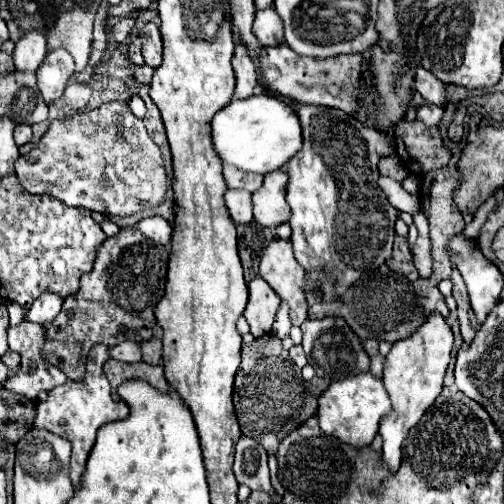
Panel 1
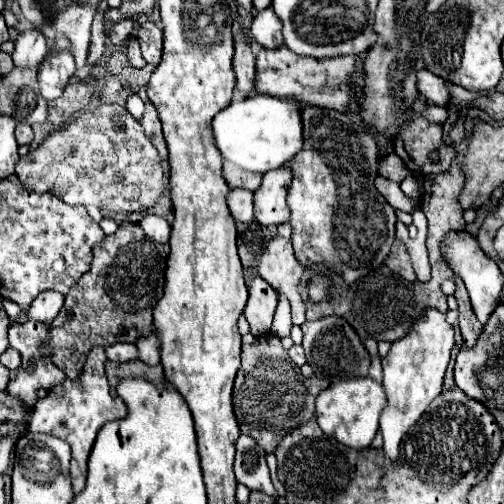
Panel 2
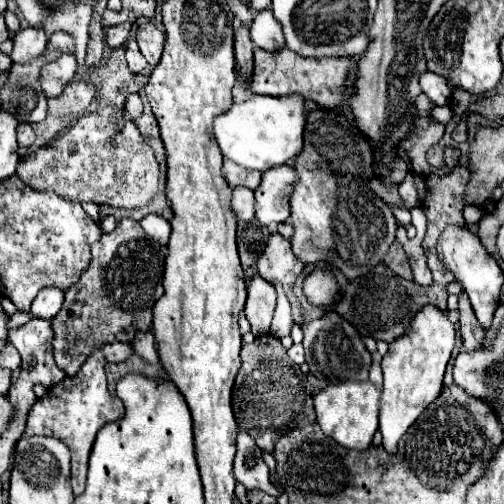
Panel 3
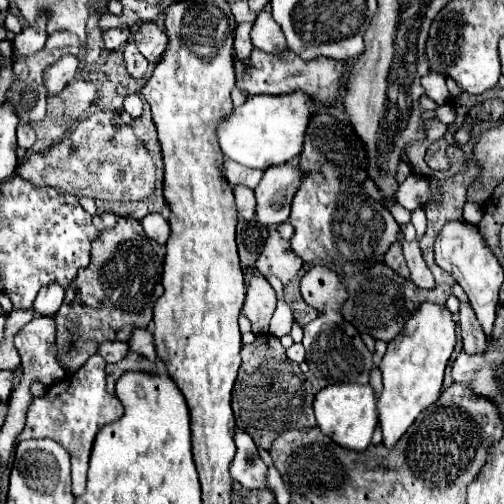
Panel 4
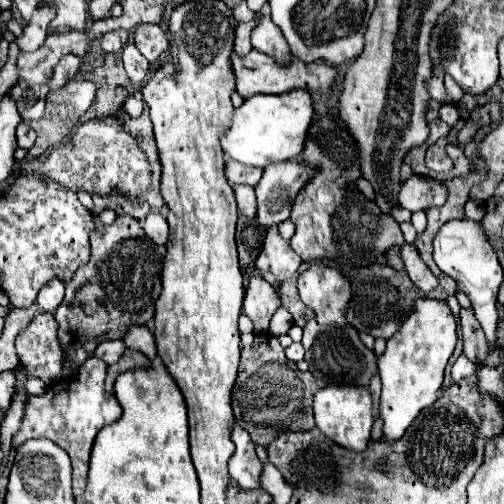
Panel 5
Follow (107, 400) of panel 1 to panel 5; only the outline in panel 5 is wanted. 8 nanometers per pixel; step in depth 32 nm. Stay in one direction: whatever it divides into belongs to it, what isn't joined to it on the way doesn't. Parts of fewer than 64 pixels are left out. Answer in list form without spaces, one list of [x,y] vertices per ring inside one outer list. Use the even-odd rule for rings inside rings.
[[[90,356],[76,376],[60,378],[46,386],[44,394],[28,396],[22,416],[20,430],[12,436],[12,448],[20,448],[30,438],[48,438],[64,448],[72,460],[72,490],[74,496],[80,496],[88,482],[88,462],[94,444],[94,436],[100,428],[116,422],[122,416],[122,408],[114,394],[104,390],[106,364],[100,358]]]

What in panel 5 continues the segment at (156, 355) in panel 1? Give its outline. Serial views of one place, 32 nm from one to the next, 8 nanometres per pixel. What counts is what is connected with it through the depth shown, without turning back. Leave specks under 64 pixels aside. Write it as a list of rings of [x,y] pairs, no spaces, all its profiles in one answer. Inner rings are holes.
[[[130,326],[126,336],[122,338],[126,348],[138,350],[146,354],[150,360],[156,358],[156,344],[154,344],[154,334],[148,330],[148,326]]]

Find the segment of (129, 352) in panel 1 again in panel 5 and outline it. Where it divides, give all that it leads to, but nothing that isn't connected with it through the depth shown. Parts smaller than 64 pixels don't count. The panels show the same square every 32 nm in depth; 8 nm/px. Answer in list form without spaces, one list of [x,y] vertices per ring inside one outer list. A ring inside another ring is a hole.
[[[112,340],[112,342],[102,342],[98,344],[94,356],[100,356],[106,364],[116,364],[118,358],[124,352],[124,342],[122,340]]]

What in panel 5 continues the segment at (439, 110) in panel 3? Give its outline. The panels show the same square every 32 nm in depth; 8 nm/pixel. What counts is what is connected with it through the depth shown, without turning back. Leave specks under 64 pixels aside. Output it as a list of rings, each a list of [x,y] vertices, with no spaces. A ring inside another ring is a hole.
[[[442,106],[440,108],[440,118],[444,122],[448,122],[450,126],[454,126],[458,122],[458,118],[460,118],[460,112],[456,110],[456,106]]]

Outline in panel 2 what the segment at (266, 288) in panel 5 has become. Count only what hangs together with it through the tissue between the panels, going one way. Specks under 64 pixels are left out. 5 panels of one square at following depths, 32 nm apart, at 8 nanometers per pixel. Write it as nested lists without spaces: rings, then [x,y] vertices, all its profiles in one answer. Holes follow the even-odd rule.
[[[256,276],[248,286],[248,304],[244,308],[244,316],[250,322],[252,334],[262,336],[270,332],[274,310],[278,304],[278,294],[266,280]]]

